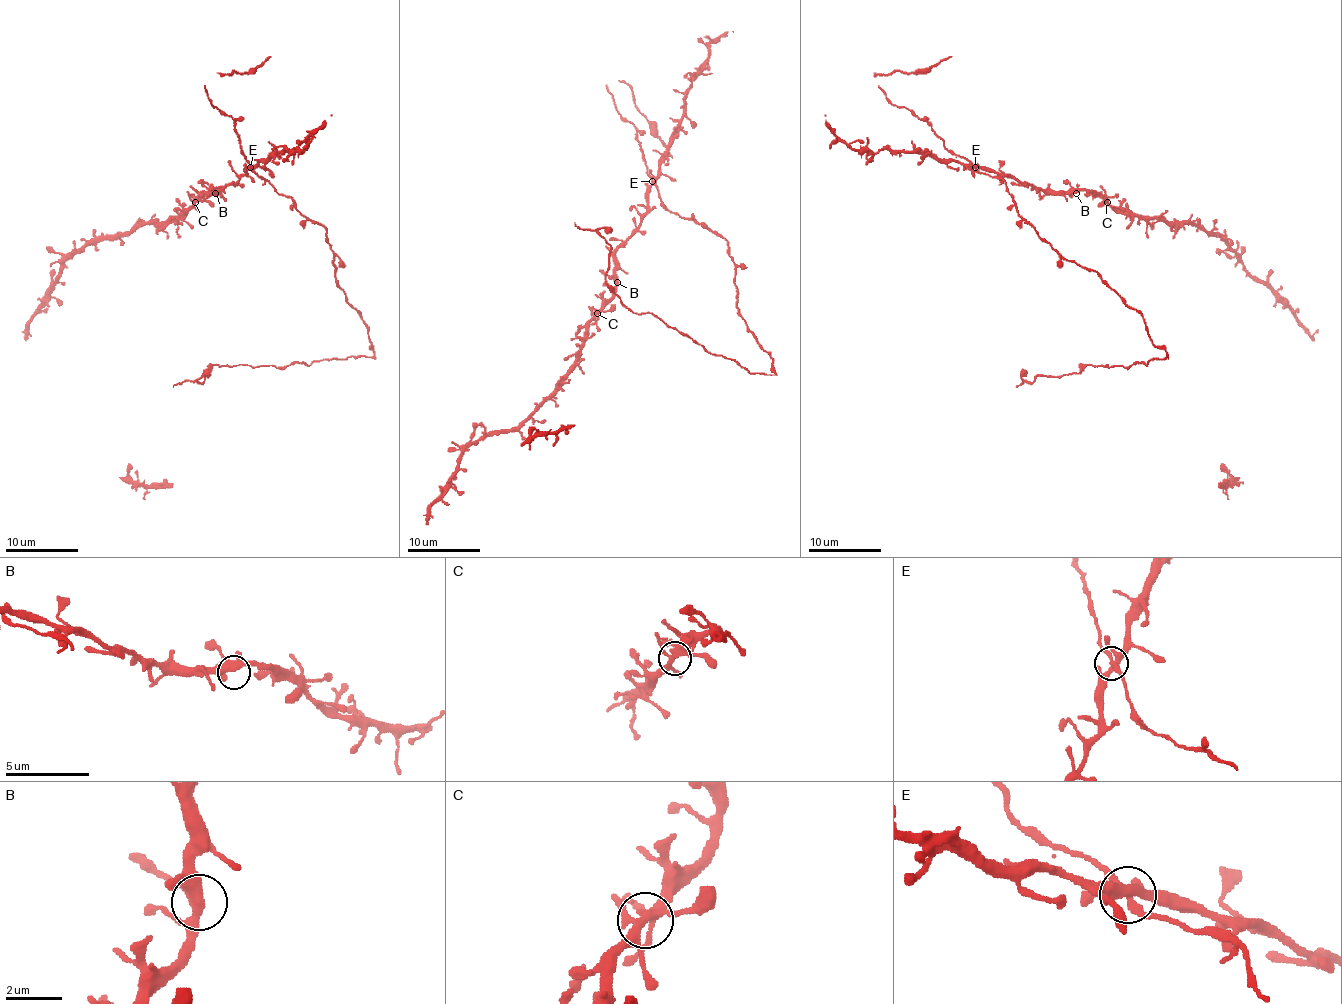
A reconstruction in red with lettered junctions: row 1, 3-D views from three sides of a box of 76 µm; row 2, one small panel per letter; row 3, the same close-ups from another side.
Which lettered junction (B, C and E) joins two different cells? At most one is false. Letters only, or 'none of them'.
E

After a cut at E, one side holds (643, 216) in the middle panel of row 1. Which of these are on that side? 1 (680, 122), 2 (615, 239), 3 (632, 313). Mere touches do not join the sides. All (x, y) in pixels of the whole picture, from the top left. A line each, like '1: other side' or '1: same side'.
1: same side
2: same side
3: other side

